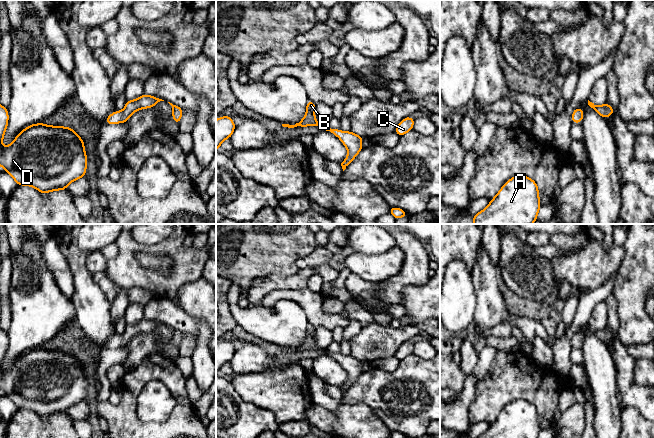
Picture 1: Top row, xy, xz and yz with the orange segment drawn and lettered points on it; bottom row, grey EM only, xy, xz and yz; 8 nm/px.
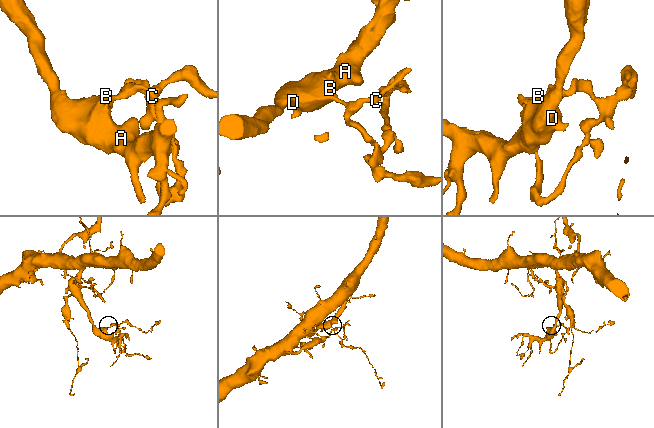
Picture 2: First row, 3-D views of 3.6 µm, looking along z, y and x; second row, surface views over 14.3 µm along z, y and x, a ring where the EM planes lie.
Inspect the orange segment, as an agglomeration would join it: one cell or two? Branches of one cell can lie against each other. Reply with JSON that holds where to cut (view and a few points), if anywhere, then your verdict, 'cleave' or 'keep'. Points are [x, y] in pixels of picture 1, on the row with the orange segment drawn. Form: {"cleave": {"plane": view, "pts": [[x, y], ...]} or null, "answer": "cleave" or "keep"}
{"cleave": null, "answer": "keep"}

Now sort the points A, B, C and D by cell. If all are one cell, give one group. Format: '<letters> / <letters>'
A B C D

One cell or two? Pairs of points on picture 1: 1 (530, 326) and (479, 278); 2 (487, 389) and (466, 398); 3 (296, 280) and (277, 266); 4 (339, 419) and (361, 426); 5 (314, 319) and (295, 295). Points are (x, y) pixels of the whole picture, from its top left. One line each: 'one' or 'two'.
1: one
2: two
3: two
4: one
5: one

